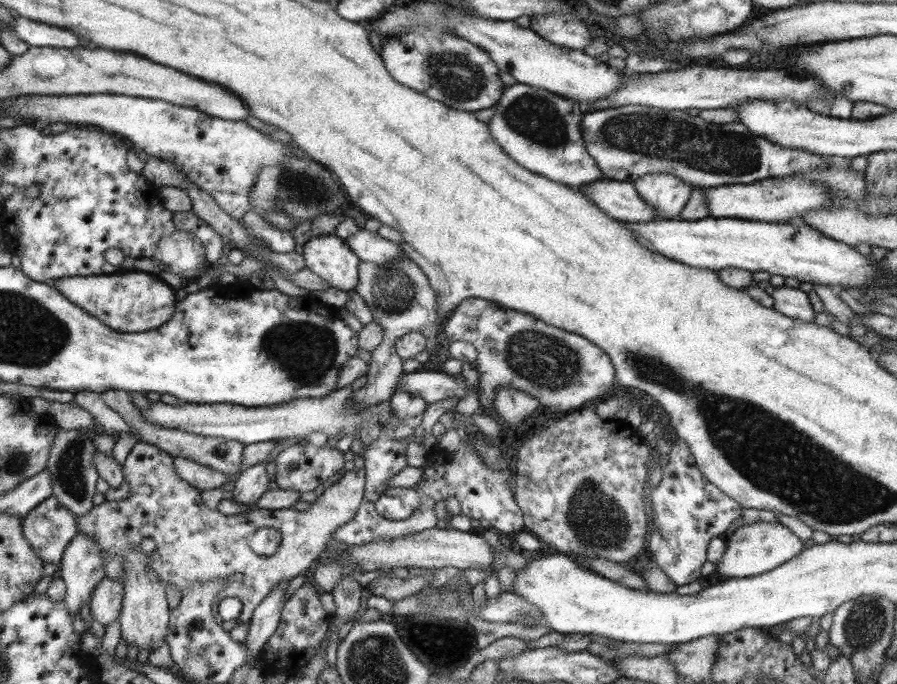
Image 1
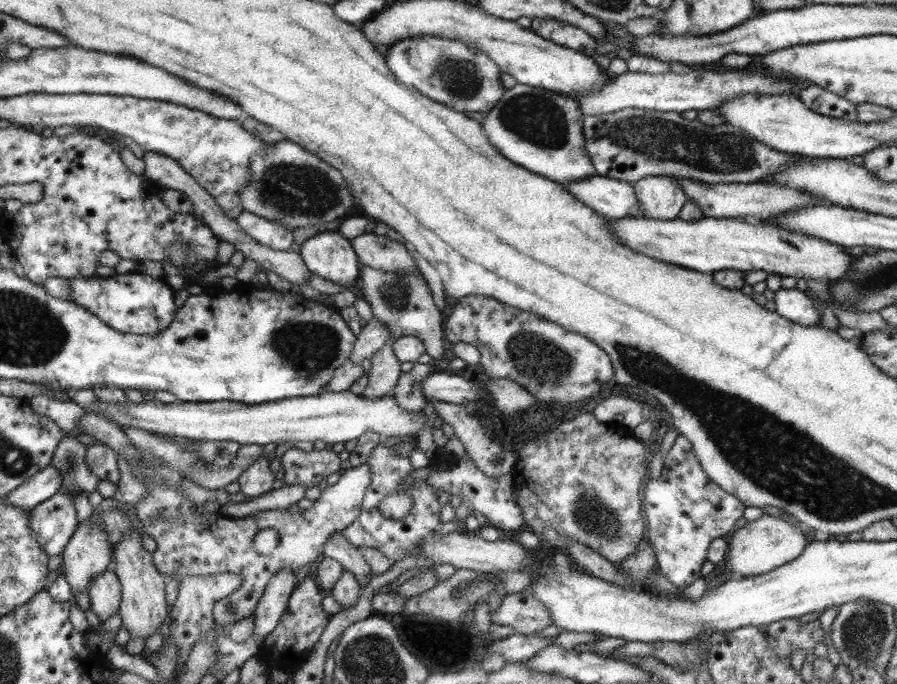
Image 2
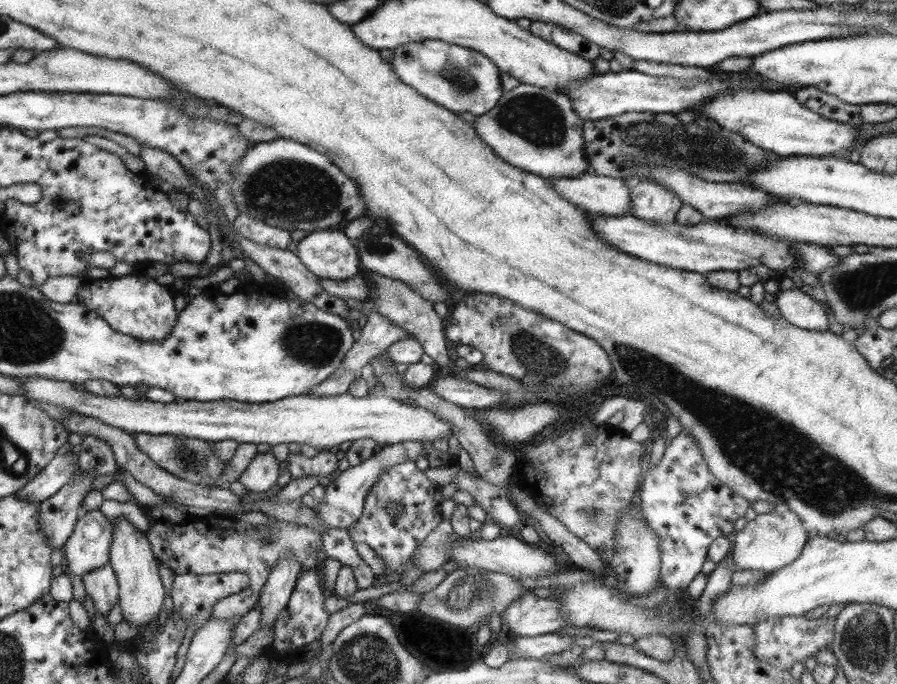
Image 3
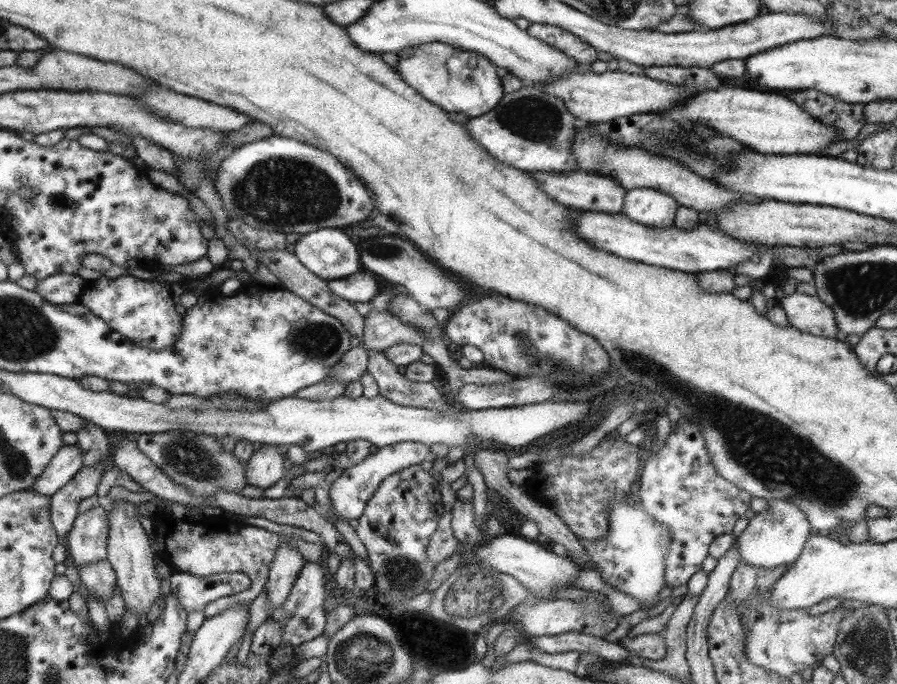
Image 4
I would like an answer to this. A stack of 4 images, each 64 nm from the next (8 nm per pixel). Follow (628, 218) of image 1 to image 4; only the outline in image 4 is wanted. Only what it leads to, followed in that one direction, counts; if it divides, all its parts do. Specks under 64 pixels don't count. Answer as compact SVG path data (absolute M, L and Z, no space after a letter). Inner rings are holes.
M533 172L529 174L539 182L539 188L559 204L565 204L573 210L579 212L605 212L605 214L621 214L623 202L625 202L625 188L619 186L613 178L599 176L599 174L589 174L589 172L567 172L567 174L541 174Z

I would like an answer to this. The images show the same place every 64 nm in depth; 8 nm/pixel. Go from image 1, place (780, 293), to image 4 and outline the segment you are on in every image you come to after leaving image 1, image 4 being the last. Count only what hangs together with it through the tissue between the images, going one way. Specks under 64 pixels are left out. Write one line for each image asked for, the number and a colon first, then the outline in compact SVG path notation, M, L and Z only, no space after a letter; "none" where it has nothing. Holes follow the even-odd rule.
2: M797 288L777 290L773 302L775 302L775 312L791 322L797 322L801 326L817 326L819 324L817 310L809 302L809 298L803 292L799 292Z
3: M779 290L775 302L783 320L805 330L827 330L825 306L819 306L815 298L803 294L801 290Z
4: M795 290L789 296L779 294L777 306L783 308L789 326L807 334L835 338L837 324L833 318L833 308L821 302L819 298L813 298Z

